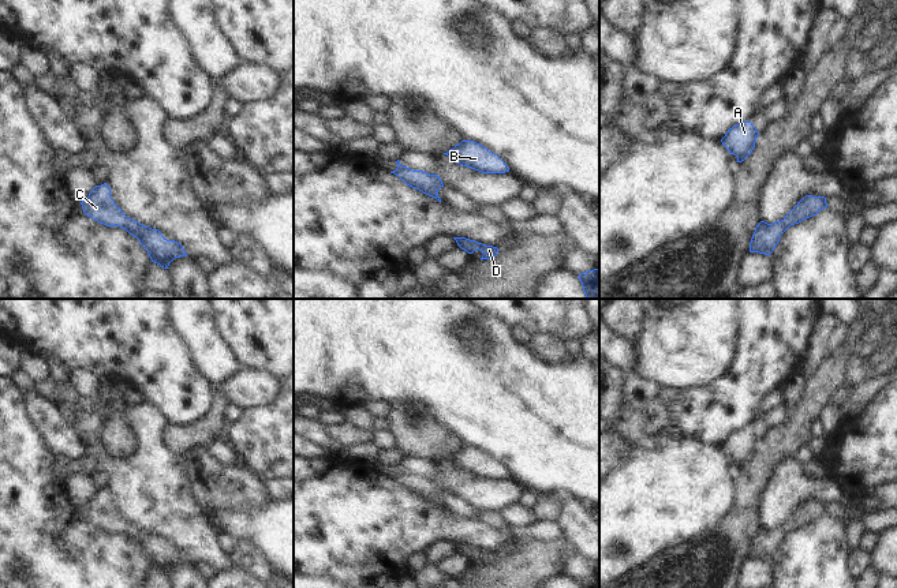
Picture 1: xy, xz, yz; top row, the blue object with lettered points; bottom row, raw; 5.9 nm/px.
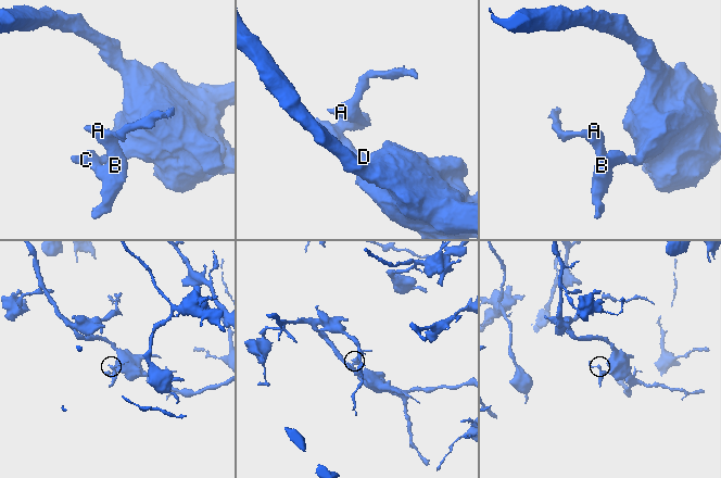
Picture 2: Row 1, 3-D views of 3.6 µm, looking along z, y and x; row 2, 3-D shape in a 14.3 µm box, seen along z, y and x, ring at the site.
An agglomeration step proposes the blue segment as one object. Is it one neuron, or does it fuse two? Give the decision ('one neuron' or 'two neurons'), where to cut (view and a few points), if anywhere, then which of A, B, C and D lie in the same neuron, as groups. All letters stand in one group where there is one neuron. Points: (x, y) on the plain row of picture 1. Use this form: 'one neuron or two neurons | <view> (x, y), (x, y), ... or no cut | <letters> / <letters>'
one neuron | no cut | A B C D

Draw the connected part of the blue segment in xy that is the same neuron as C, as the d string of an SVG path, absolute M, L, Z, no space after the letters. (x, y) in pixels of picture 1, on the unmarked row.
M106 488L96 491L81 510L87 523L106 532L120 532L137 543L152 568L164 574L168 574L175 563L187 562L180 548L167 546L158 535L152 535L128 524L111 503L111 494Z

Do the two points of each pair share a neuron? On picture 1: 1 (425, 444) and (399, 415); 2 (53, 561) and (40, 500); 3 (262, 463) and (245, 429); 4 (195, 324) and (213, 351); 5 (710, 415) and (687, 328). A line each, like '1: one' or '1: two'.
1: one
2: one
3: one
4: one
5: two

